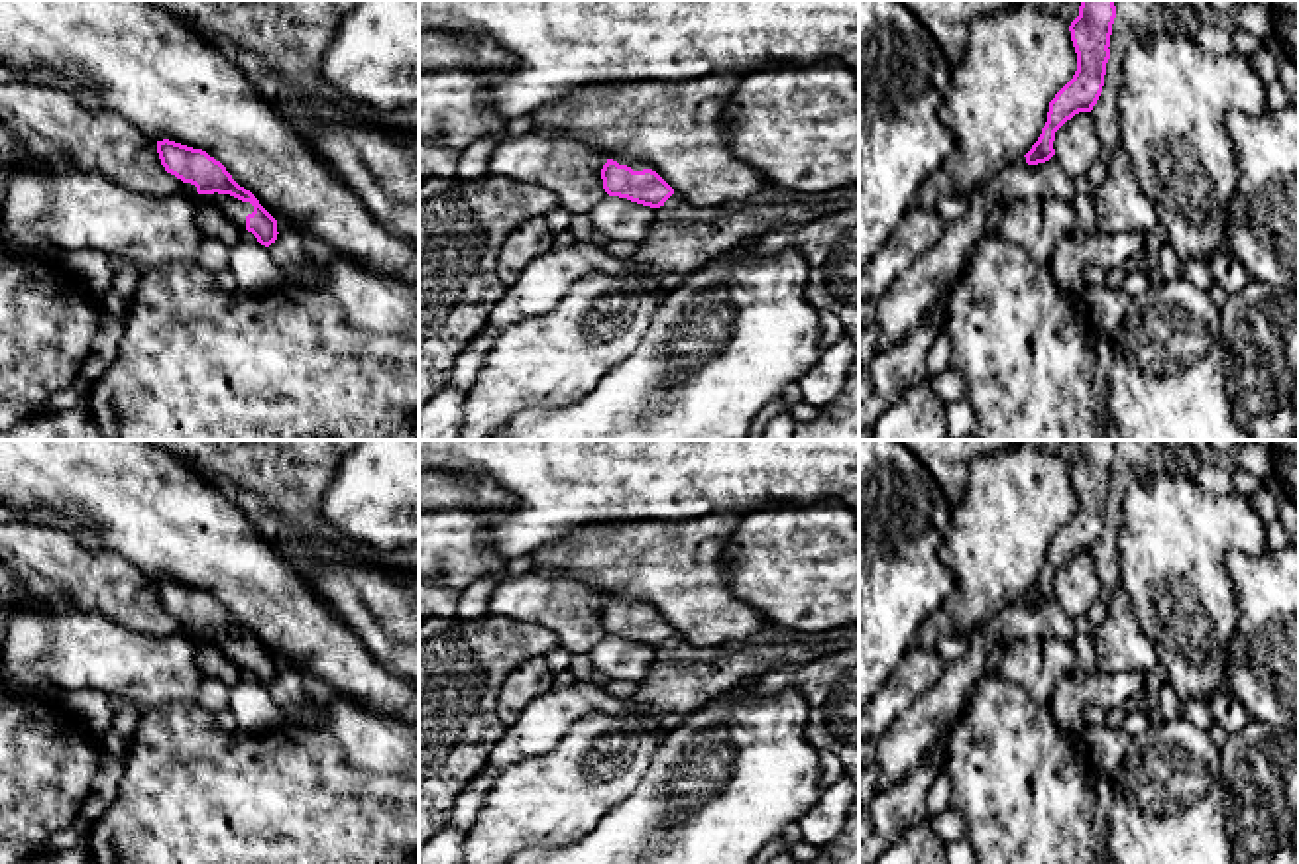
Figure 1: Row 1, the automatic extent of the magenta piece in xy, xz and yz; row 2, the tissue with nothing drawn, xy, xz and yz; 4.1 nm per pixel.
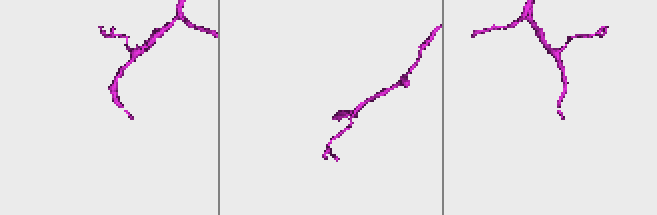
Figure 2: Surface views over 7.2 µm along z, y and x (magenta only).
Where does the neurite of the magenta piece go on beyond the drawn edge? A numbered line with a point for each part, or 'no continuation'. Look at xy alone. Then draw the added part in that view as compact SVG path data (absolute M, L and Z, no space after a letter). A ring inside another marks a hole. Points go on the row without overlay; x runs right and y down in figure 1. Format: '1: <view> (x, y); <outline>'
1: xy (226, 645); M183 622L183 628L185 628L185 634L195 632L200 642L214 646L226 658L248 656L254 652L254 646L250 642L242 642L230 634L218 634L218 632L198 634L197 626L191 622Z

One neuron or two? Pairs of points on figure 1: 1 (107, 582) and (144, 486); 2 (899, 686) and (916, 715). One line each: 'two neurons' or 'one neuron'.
1: two neurons
2: two neurons

